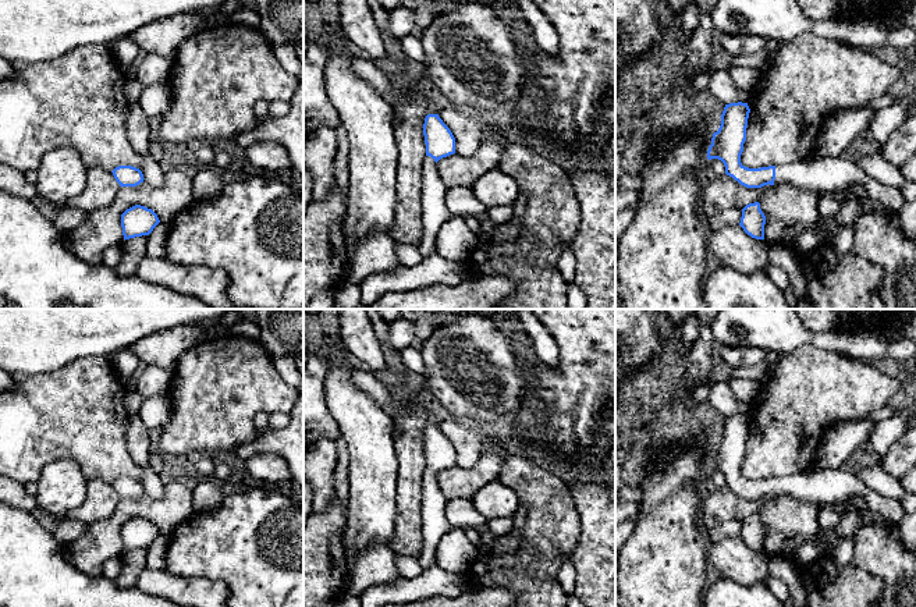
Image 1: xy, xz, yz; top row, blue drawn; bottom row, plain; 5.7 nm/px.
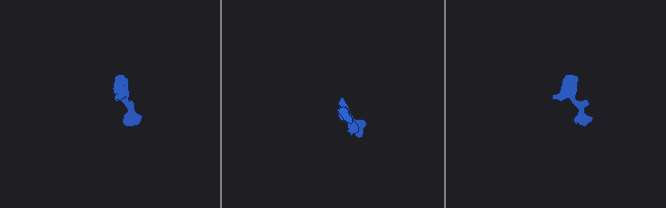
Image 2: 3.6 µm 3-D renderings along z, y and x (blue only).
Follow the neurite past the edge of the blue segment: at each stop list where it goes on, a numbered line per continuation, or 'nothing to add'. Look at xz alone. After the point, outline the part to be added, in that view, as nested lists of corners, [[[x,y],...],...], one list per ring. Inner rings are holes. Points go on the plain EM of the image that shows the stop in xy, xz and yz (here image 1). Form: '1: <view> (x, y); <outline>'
1: xz (435, 525); [[[426,468],[422,482],[422,514],[420,526],[423,536],[423,549],[419,555],[422,569],[434,562],[436,547],[440,539],[451,529],[445,518],[447,498],[443,494],[434,471]]]

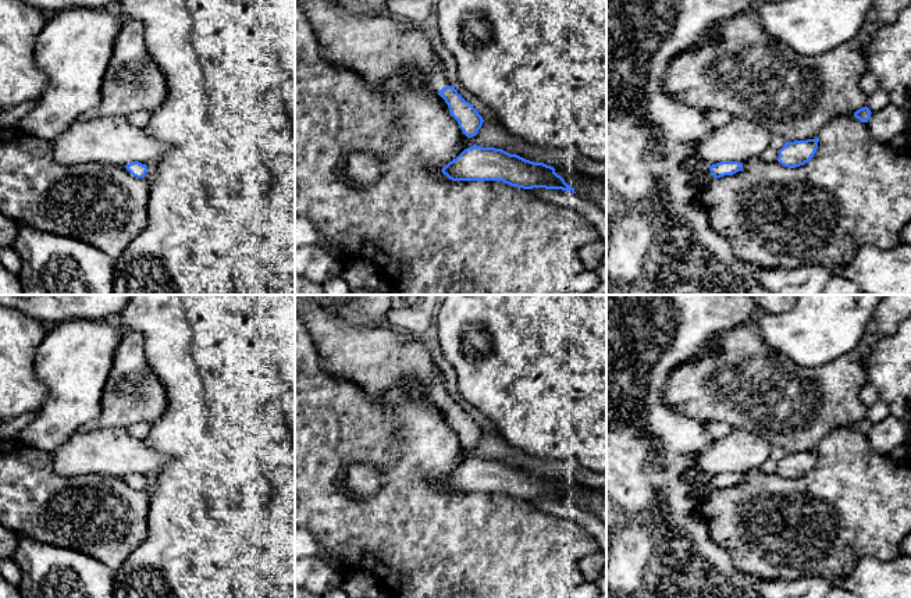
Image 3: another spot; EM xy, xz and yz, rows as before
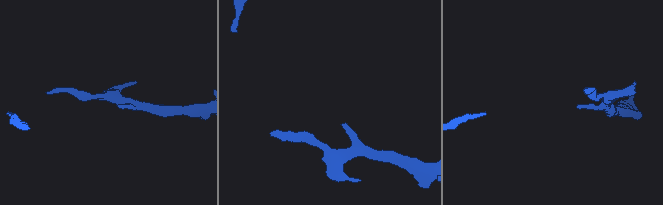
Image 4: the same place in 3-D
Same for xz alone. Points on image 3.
1: xz (438, 391); [[[434,366],[433,378],[434,378],[434,385],[430,391],[431,398],[435,402],[441,402],[442,399],[452,398],[451,392],[445,385],[445,378],[437,366]]]

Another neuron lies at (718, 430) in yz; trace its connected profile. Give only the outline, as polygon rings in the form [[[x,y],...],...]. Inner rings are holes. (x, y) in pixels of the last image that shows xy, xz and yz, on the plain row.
[[[708,423],[708,433],[714,437],[714,439],[723,438],[732,431],[733,427],[727,423]]]

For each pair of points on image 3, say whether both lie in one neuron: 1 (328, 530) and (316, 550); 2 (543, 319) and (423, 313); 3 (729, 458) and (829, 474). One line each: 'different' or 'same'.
1: different
2: different
3: different

